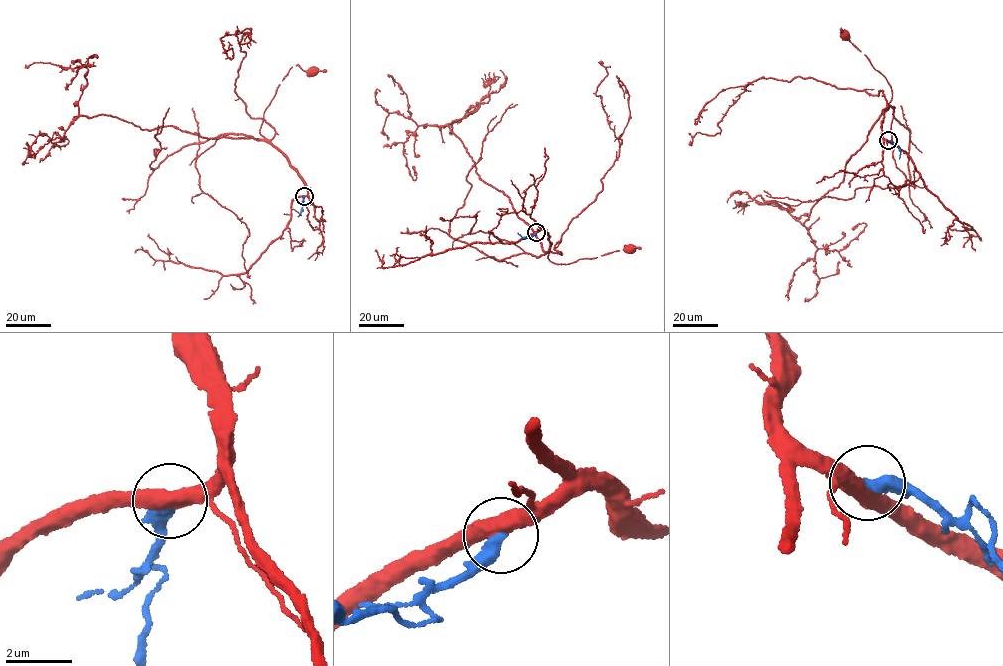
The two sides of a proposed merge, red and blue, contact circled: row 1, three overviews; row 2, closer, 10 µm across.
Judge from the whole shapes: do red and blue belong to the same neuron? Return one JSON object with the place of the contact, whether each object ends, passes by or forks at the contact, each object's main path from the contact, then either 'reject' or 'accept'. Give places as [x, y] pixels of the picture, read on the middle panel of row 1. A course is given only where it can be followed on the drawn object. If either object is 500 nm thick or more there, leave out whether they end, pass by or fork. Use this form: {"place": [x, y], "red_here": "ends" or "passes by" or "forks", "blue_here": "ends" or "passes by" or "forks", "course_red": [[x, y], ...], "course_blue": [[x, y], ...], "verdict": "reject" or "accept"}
{"place": [536, 232], "red_here": "passes by", "blue_here": "ends", "course_red": [[536, 232], [542, 229], [550, 236], [552, 243], [548, 256], [558, 264], [624, 249], [624, 245], [631, 248]], "course_blue": [[536, 232], [530, 238], [517, 232]], "verdict": "reject"}

